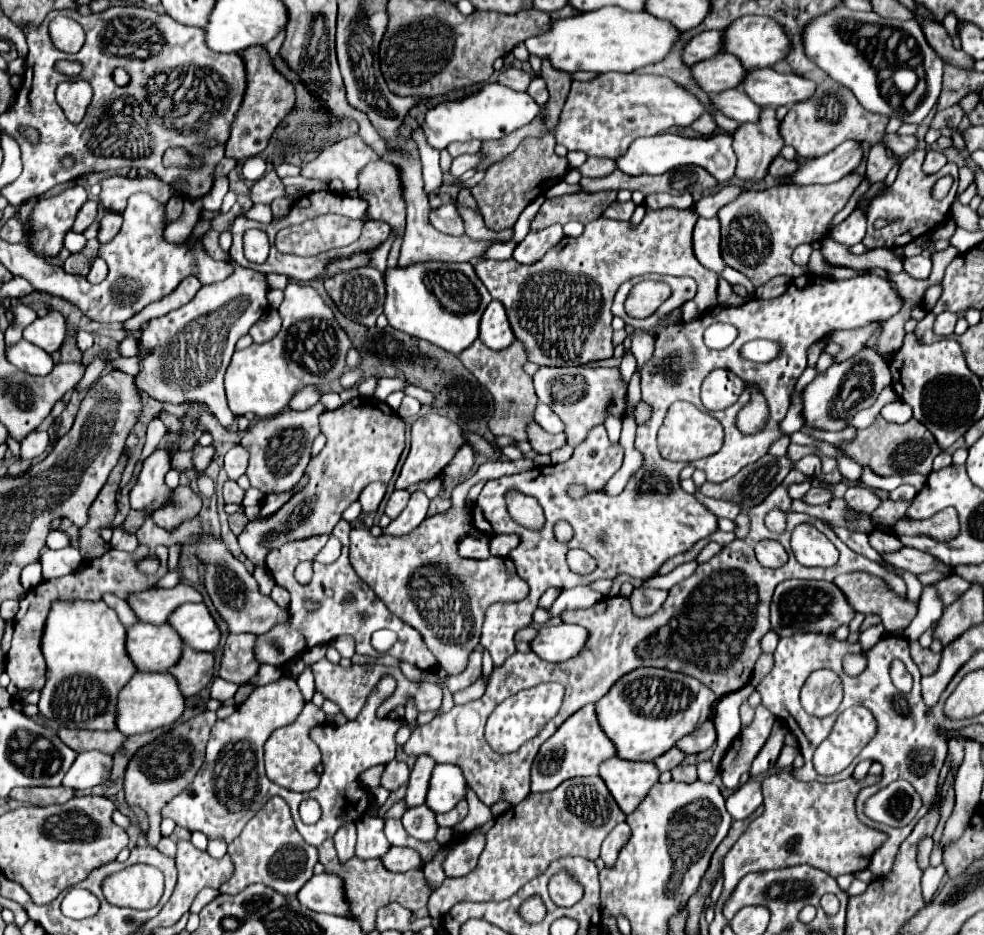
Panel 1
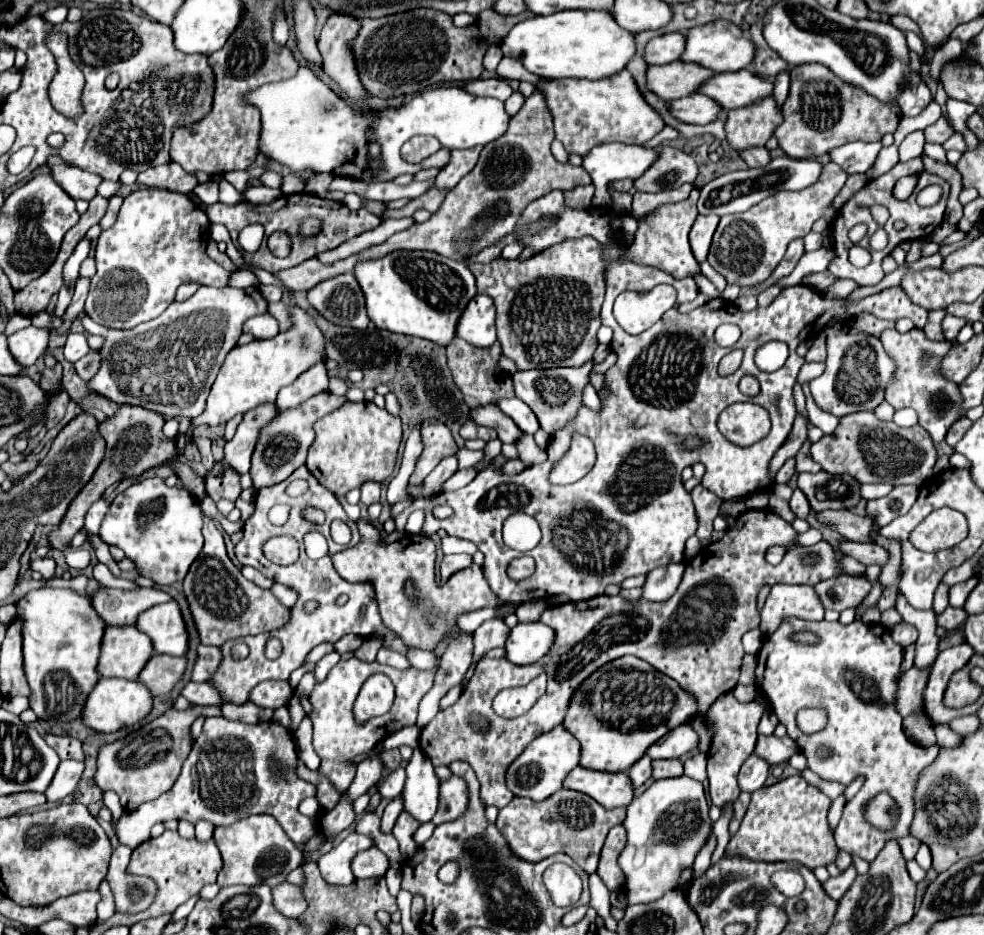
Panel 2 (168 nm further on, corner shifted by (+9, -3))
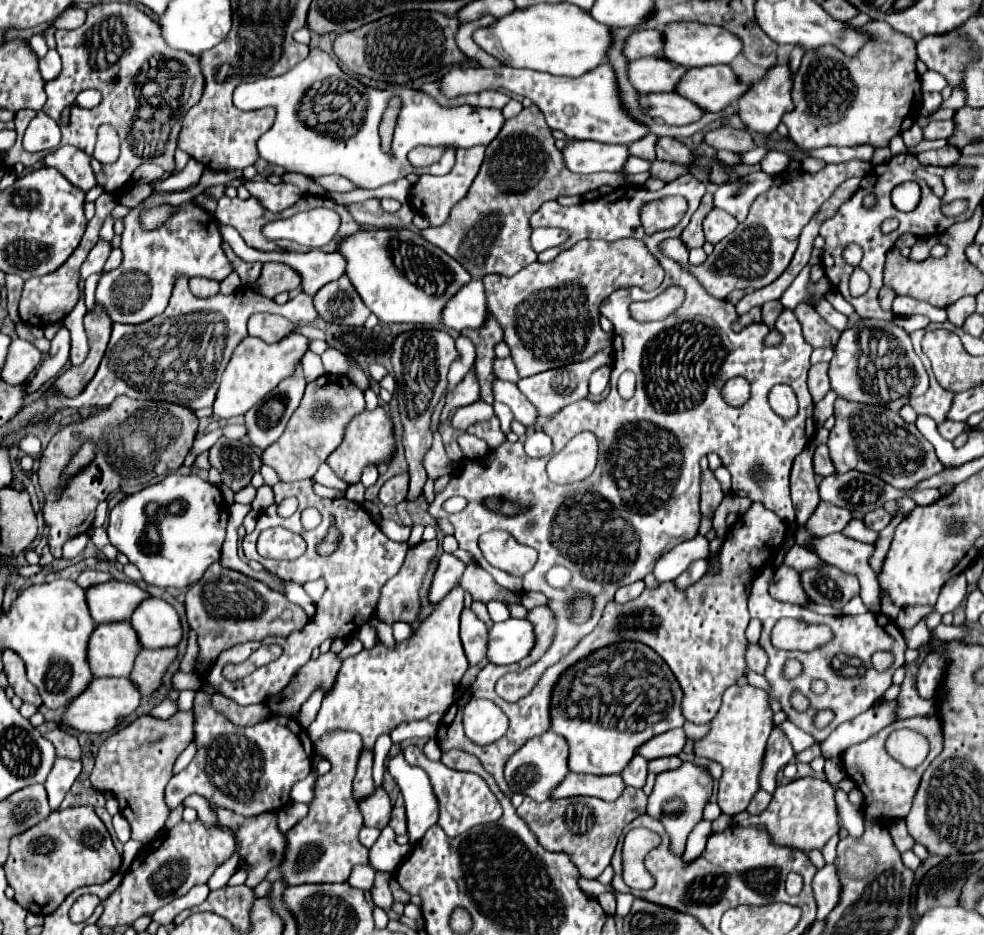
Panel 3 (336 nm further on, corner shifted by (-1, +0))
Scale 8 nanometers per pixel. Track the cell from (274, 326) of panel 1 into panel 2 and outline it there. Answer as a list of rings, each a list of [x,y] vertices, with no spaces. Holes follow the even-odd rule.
[[[267,312],[267,314],[261,314],[261,316],[249,318],[249,320],[243,324],[243,332],[255,336],[257,340],[259,340],[259,338],[273,338],[273,336],[277,336],[277,332],[279,332],[279,322]]]

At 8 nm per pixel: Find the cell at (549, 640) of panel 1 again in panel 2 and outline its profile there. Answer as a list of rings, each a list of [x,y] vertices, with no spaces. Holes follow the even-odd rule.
[[[543,622],[517,624],[515,628],[511,628],[505,644],[507,660],[511,660],[513,664],[533,664],[551,650],[553,642],[555,630],[545,626]]]

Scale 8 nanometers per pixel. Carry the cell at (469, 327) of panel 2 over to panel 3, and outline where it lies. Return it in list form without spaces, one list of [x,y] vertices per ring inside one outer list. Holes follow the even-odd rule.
[[[471,279],[465,287],[459,289],[459,293],[455,293],[455,297],[447,301],[447,305],[441,311],[441,323],[455,331],[479,329],[485,311],[487,295],[483,289],[483,281]]]

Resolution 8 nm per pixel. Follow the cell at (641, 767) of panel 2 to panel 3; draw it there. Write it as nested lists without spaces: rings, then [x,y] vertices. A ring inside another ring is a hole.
[[[635,755],[635,757],[627,763],[627,767],[623,769],[621,777],[623,777],[625,785],[637,787],[637,789],[643,787],[643,785],[645,785],[645,777],[647,777],[647,759]]]

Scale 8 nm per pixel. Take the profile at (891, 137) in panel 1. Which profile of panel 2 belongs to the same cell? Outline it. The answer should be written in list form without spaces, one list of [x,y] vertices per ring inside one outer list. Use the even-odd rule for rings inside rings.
[[[853,142],[829,152],[831,160],[839,164],[847,174],[855,172],[869,172],[875,164],[879,150],[883,148],[881,142]]]

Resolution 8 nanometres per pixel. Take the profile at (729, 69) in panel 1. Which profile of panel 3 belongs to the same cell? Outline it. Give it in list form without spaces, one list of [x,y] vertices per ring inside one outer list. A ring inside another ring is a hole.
[[[643,57],[629,63],[629,81],[639,93],[673,91],[679,75],[685,73],[681,65],[671,65],[661,57]]]

